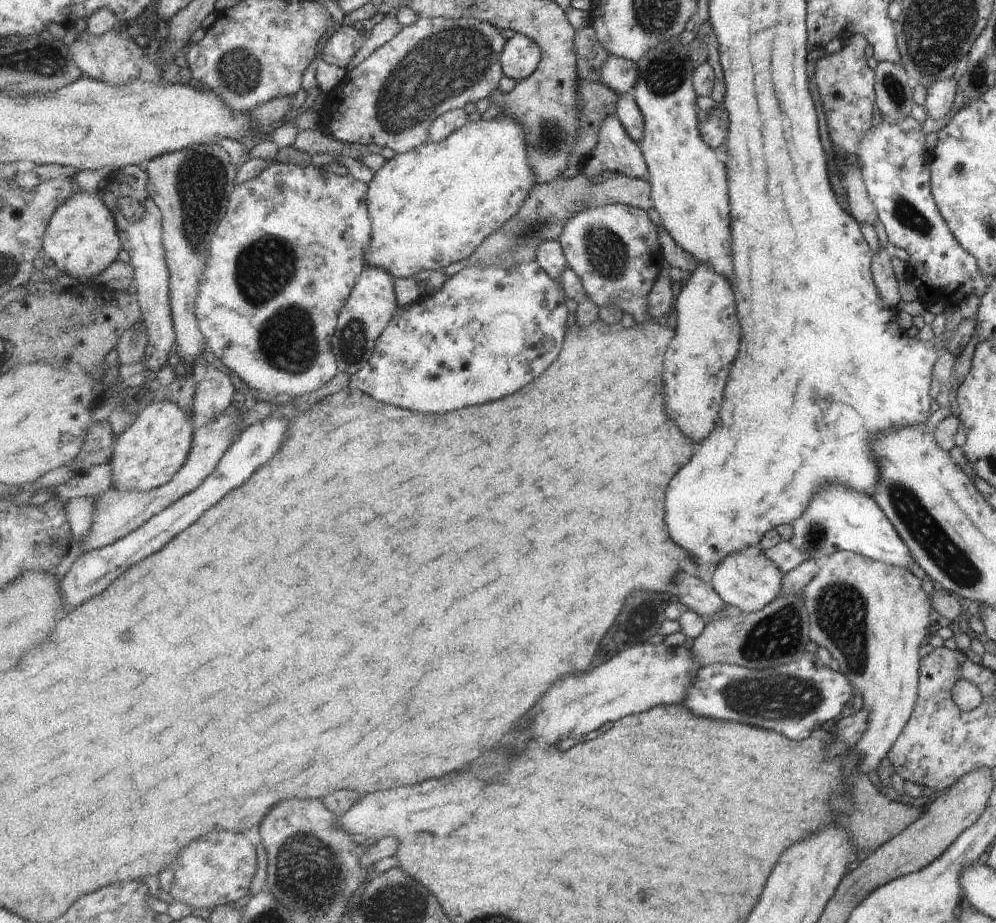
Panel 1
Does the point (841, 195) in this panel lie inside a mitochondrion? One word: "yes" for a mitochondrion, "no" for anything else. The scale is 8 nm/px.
no

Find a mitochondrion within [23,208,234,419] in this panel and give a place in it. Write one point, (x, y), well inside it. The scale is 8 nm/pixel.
(99, 399)

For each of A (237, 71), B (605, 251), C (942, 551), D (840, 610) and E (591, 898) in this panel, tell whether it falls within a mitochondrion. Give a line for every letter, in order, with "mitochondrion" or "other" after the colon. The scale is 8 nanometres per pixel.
A: mitochondrion
B: mitochondrion
C: mitochondrion
D: mitochondrion
E: other

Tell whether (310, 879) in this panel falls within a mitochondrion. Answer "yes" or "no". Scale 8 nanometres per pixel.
yes

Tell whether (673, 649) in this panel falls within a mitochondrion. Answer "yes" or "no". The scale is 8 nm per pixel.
no

